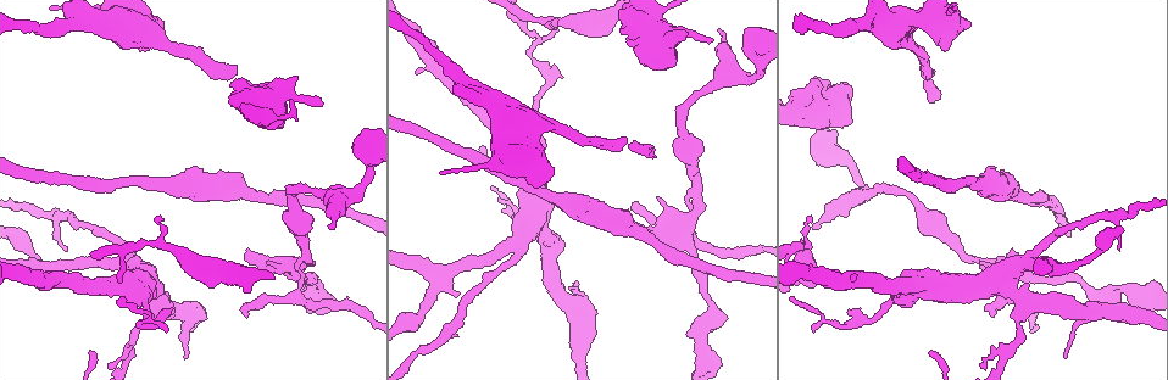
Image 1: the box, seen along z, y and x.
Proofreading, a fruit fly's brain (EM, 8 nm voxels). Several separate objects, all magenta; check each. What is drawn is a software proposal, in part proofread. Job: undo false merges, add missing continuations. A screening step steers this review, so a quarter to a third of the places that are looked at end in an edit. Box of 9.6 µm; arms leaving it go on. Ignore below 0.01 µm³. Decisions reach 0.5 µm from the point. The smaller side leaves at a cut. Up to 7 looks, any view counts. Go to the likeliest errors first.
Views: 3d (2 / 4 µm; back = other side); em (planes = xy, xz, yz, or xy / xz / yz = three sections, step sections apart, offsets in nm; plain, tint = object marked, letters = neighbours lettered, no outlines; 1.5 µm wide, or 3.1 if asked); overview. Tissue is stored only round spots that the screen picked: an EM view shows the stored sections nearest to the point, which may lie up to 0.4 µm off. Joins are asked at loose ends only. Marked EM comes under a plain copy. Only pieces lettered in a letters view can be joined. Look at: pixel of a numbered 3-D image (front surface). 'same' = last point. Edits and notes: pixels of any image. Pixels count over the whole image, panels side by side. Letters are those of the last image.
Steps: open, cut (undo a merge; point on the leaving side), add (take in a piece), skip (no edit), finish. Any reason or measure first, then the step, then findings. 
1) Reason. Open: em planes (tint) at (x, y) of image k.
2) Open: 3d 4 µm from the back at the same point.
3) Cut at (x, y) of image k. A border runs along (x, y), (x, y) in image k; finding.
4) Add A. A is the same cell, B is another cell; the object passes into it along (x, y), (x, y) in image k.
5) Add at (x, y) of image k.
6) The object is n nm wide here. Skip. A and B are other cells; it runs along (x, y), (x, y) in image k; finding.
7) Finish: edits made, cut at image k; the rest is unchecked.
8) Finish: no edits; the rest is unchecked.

Branch stops here. Open: 3d 4 µm at (321, 104) of image 1.

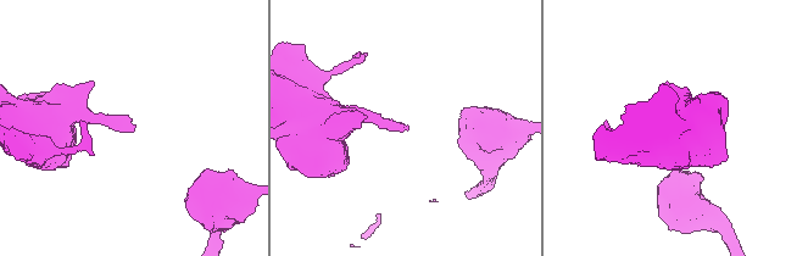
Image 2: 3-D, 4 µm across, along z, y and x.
Open: em yz step 4 (letters) at (403, 130) of image 2.

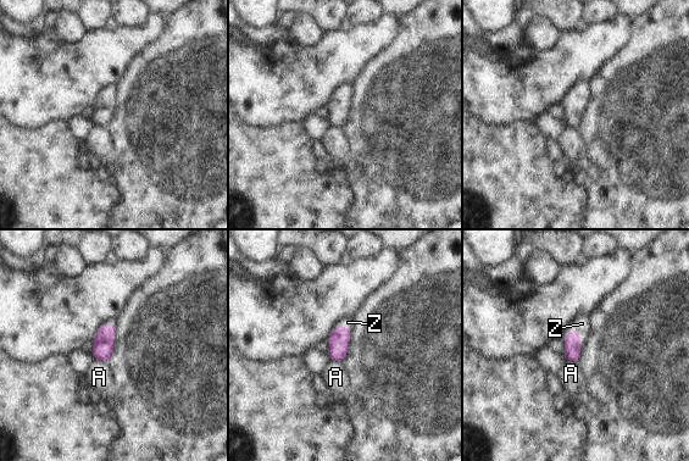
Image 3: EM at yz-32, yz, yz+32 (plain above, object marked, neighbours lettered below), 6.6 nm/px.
Add Z. Z is the same cell, A is another cell; the object passes into it along (572, 340), (578, 332), (582, 323) in image 3; it goes on there.

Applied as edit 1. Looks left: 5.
Tapers out. Open: em xy step 8 (letters) at (165, 330) of image 1.

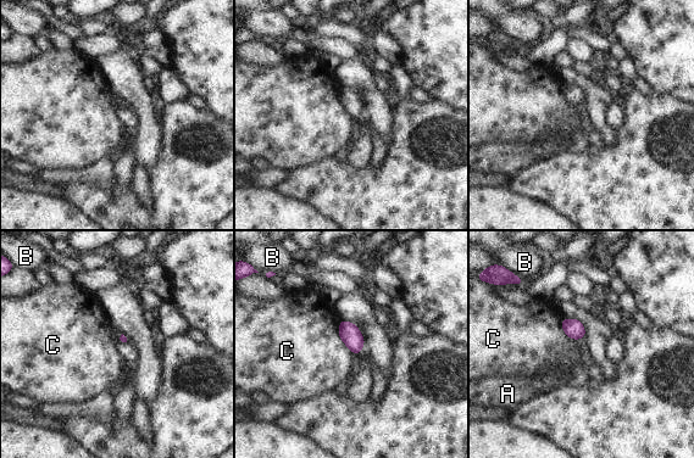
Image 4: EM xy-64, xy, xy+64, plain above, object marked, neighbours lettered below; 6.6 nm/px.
Skip. A, B and C are other cells; a border runs along (339, 320), (339, 339), (354, 355) in image 4; none of them fits.

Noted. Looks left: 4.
Calibre changes. Open: 3d 4 µm at (638, 231) of image 1.

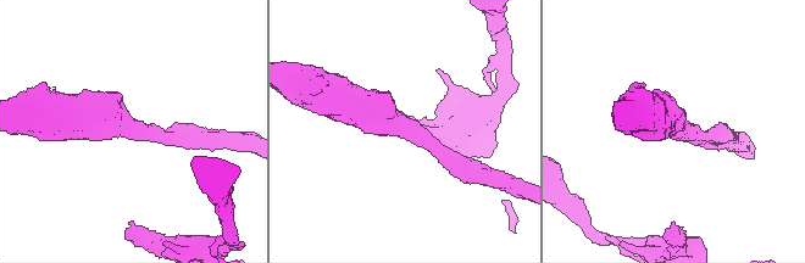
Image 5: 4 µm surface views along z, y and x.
The arms are 240, 550 nm wide. Open: em xz step 8 (letters) at (403, 123) of image 5.

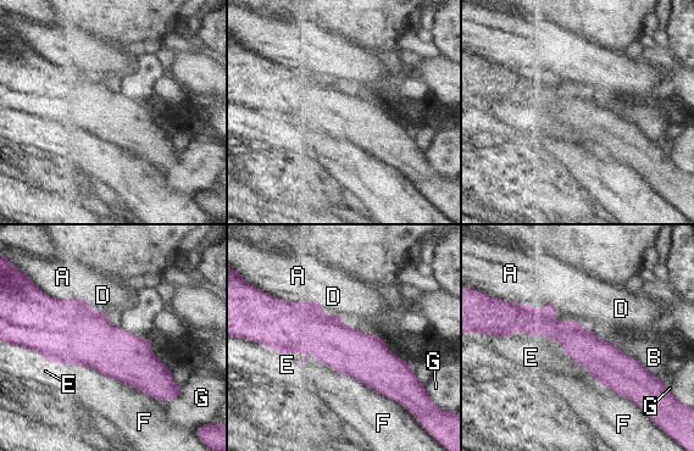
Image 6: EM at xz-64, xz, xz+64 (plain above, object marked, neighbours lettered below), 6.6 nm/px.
Cut it another way. Open: em planes (letters) at the same point.

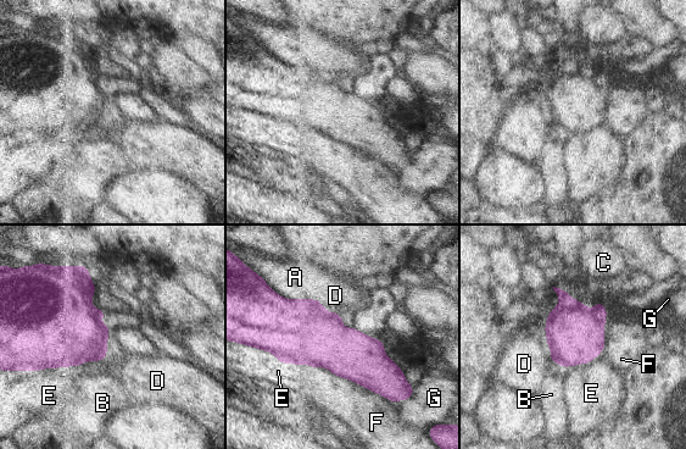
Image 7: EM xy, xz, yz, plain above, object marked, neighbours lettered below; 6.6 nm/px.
The object is 360 nm wide here. Skip. A, B, C, D, E, F and G are other cells; a border runs along (559, 364), (563, 367) in image 7; one neuron here.

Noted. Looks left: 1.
Finish: edits made, add at image 3; the rest is unchecked.

